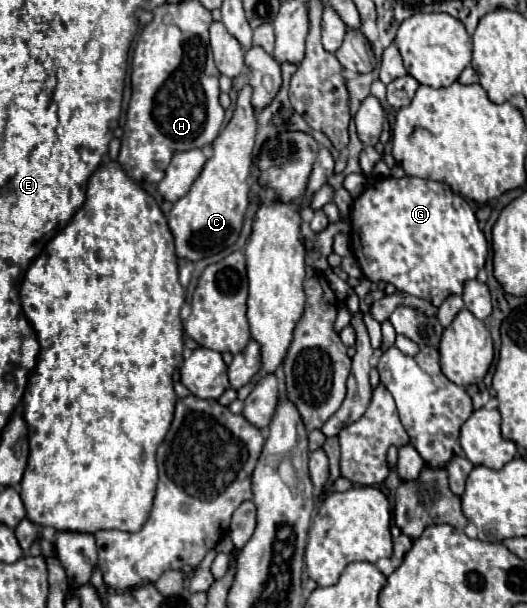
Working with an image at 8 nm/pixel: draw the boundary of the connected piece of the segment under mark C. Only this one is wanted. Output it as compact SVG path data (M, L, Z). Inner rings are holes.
M245 85L235 103L235 111L227 127L213 141L213 155L207 159L203 171L191 185L189 193L181 197L171 213L169 227L175 237L177 257L199 261L203 257L215 255L225 247L233 245L241 233L243 217L247 211L249 197L249 171L251 171L251 155L257 133L257 117L251 107L251 87Z

